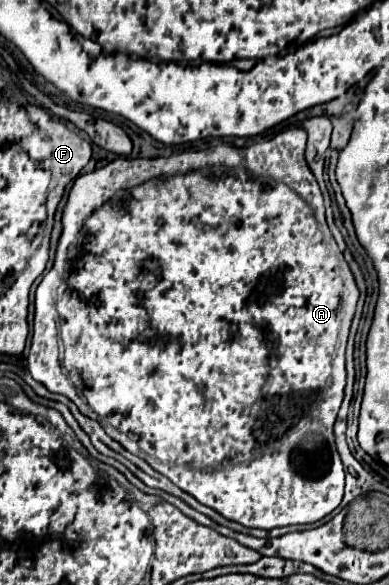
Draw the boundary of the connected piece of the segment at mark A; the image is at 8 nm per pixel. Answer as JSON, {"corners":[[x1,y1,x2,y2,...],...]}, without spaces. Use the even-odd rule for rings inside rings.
{"corners":[[289,129,271,139,248,146,247,149,218,145,203,150,189,148,189,151,174,152,168,157,157,159,119,157,93,173,77,177,63,207,61,215,63,231,57,243,53,267,45,274,35,293,33,341,27,357,27,371,33,375,35,381,43,383,53,393,67,395,83,415,89,418,95,415,95,419,103,423,107,435,119,441,127,451,145,459,155,471,169,477,177,487,193,495,199,503,215,509,225,519,237,521,245,527,259,529,275,529,267,523,291,523,291,525,315,523,329,515,341,503,345,489,345,473,335,447,333,423,337,419,344,398,347,377,345,351,351,317,355,313,355,303,359,299,359,289,326,222,323,195,305,161,305,143,307,133,303,129],[59,335,65,345,61,361,59,361,61,353]]}

